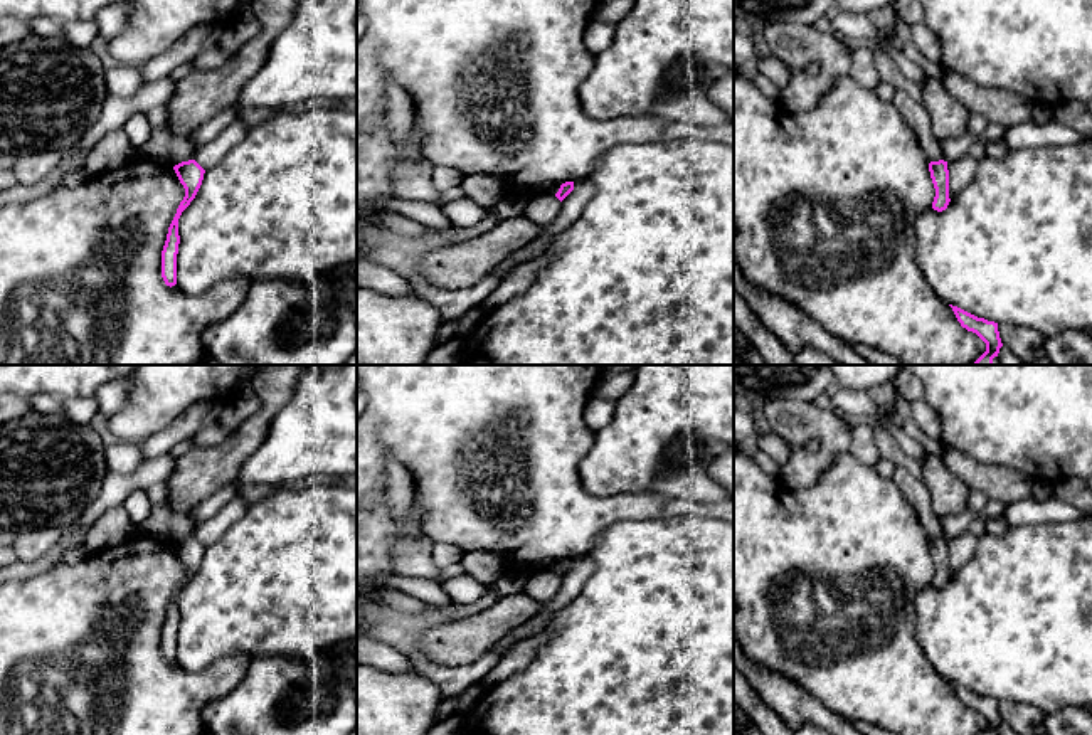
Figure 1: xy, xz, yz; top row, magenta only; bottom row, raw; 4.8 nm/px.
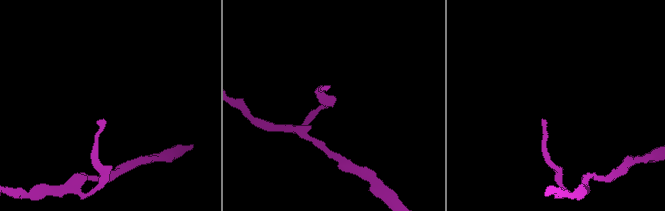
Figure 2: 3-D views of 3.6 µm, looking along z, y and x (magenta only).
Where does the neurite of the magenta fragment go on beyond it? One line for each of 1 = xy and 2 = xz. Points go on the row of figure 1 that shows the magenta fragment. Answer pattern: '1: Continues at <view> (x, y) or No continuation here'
1: No continuation here
2: No continuation here

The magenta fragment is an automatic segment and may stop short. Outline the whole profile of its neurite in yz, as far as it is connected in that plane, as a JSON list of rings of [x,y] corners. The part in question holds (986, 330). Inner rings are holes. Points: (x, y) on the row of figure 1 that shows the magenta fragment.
[[[949,306],[952,308],[961,326],[976,333],[986,343],[986,352],[974,362],[974,365],[993,365],[993,358],[998,357],[999,348],[1003,346],[998,323],[978,318],[957,306]]]

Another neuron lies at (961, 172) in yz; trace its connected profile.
[[[966,155],[957,161],[947,163],[947,170],[949,170],[949,198],[954,200],[957,193],[973,182],[978,170],[978,160]]]

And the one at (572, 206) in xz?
[[[589,178],[574,182],[574,190],[562,200],[559,215],[545,230],[560,234],[569,229],[582,215],[594,193],[596,185]]]

